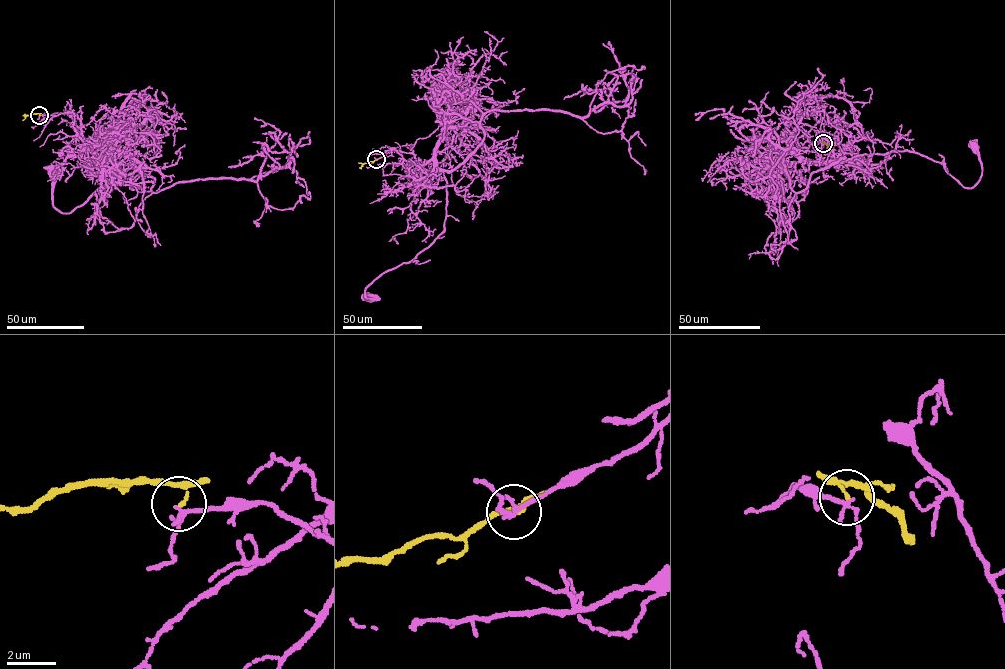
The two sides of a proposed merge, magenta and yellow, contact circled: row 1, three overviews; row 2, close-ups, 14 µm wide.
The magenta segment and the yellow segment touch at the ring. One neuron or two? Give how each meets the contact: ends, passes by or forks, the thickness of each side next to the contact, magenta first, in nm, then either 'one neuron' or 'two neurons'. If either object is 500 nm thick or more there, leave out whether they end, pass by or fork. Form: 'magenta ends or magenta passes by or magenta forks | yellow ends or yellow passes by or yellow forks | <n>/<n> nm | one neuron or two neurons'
magenta passes by | yellow passes by | 150/100 nm | two neurons

